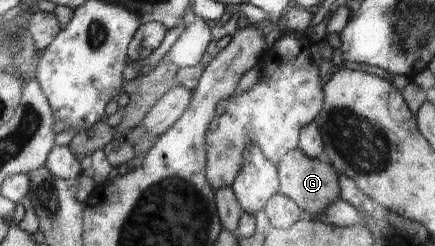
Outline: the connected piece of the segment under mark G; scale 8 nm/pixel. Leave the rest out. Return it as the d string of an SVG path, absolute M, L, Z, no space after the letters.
M298 147L290 151L277 165L277 171L280 173L280 193L290 198L300 208L302 213L317 219L322 216L322 212L327 212L330 204L338 200L340 186L338 186L338 176L332 170L330 164L320 162L317 158L310 158Z

